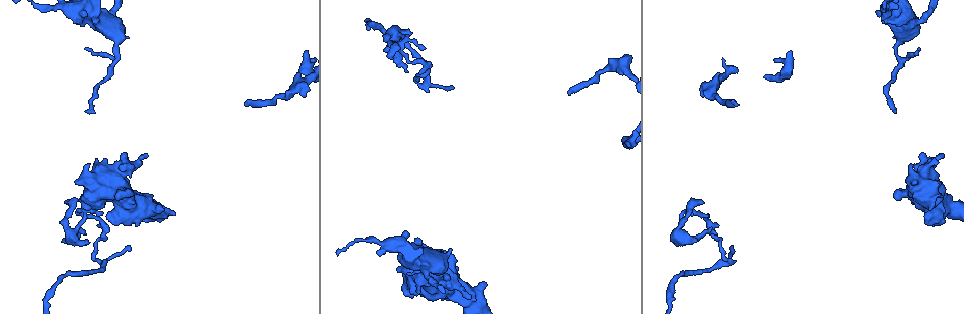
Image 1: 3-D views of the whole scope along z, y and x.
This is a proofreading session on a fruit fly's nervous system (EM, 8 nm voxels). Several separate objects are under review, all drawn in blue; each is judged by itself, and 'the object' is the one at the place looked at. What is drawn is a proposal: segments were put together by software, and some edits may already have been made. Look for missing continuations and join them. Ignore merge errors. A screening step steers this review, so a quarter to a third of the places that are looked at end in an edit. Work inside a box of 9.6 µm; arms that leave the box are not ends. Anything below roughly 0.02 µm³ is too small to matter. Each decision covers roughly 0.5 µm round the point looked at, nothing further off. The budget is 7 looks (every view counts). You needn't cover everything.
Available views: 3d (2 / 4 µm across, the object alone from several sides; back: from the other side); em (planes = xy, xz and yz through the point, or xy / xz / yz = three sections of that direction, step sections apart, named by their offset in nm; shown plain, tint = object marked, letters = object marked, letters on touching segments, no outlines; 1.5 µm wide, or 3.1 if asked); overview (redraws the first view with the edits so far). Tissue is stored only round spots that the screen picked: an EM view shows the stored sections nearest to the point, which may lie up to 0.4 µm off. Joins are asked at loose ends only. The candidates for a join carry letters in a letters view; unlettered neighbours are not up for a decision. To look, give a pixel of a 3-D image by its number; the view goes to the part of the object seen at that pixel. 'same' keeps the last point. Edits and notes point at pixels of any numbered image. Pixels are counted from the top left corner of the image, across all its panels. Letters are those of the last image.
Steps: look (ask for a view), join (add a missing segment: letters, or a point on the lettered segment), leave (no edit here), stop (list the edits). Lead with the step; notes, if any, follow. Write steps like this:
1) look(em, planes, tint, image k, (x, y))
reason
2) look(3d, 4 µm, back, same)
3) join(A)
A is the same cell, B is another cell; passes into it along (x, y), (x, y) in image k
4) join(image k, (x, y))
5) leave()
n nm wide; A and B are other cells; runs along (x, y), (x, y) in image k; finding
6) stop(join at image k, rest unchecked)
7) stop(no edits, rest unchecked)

look(em, planes, letters, image 1, (470, 299))
branch stops here

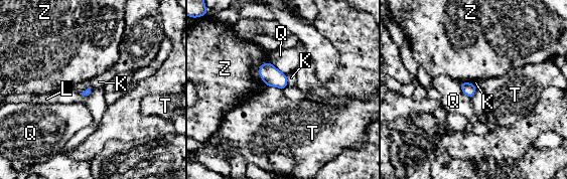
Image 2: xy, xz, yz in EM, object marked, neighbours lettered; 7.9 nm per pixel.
leave()
Z touches over 190 nm; K, L, Q, T and Z are other cells; border along (268, 85), (274, 85), (281, 90) in image 2; none of them fits

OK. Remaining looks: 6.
look(em, xz, step 8, tint, image 1, (246, 104))
thin end

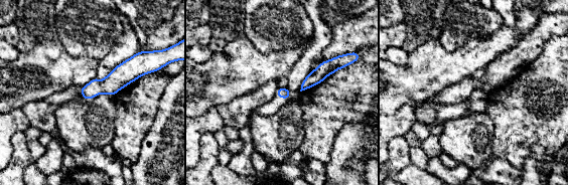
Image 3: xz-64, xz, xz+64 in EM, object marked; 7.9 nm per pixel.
look(em, planes, letters, same)

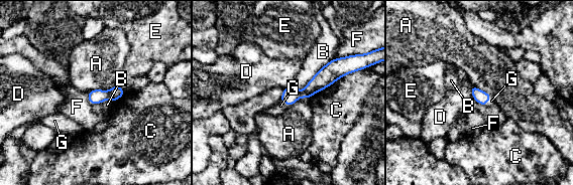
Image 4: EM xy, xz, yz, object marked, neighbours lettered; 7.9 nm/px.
join(image 4, (280, 106))
G is the same cell, A, B, C, D, E and F are other cells; it goes on there

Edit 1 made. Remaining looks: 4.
look(overview)

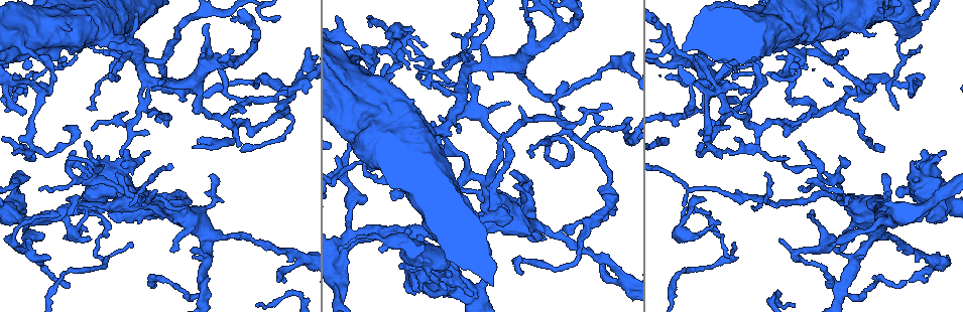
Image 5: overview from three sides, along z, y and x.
look(em, planes, letters, image 5, (409, 26))
an open end

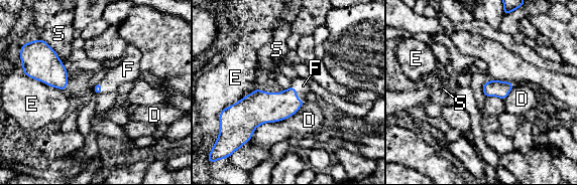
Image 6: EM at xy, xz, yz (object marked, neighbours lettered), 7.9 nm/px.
join(image 6, (303, 85))
D touches over 550 nm; F is the same cell, D, E and S are other cells; passes into it along (267, 107), (296, 95), (303, 85) in image 6; it goes on there

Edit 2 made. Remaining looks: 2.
stop(join at image 4, join at image 6, rest unchecked)

